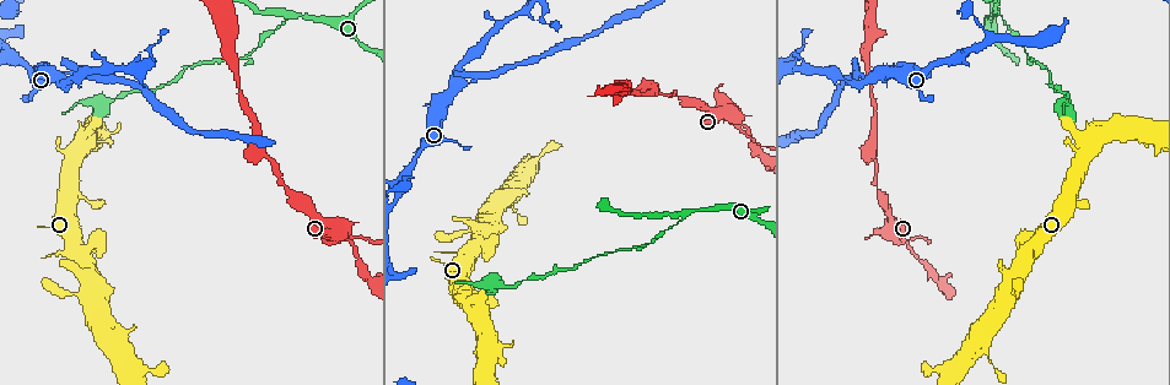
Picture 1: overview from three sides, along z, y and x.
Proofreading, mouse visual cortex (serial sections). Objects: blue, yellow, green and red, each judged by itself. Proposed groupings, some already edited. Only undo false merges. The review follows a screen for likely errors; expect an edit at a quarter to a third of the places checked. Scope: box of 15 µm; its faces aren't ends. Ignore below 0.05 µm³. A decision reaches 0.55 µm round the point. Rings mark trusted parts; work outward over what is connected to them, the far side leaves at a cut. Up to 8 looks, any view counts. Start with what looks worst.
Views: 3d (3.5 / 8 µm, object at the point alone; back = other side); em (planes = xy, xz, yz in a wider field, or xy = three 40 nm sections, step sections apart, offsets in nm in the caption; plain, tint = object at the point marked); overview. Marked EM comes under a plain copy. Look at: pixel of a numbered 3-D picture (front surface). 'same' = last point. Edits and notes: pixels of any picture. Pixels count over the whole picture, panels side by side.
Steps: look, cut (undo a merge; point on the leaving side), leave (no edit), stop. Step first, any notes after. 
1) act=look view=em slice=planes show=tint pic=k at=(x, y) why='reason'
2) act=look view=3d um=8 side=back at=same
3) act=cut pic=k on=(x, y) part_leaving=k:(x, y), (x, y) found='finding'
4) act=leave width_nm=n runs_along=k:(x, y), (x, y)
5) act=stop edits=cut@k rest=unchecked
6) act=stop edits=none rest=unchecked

act=look view=em slice=xy step=5 show=tint pic=1 at=(738, 123)

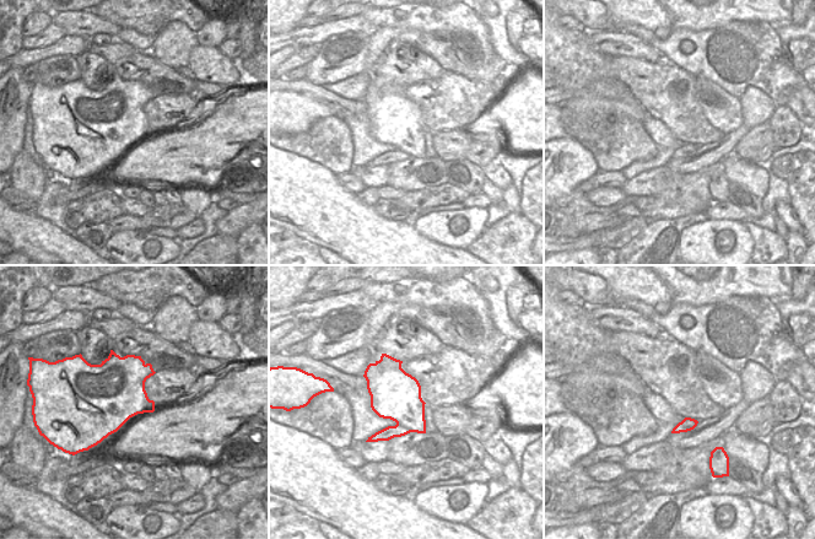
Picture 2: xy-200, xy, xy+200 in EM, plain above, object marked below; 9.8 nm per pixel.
act=look view=3d um=3.5 at=same

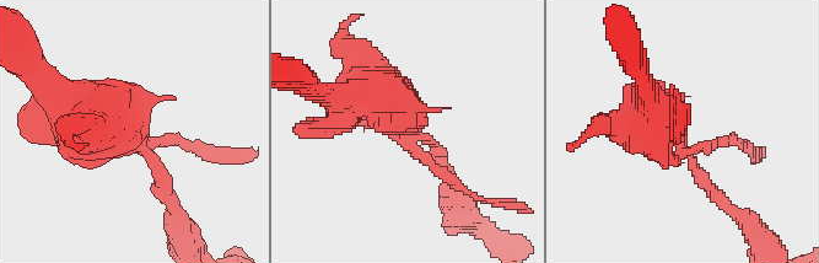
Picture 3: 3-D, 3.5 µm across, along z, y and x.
act=leave width_nm=480 runs_along=3:(68, 108), (120, 116), (168, 199) found='continuous, no second cell'

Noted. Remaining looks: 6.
act=look view=3d um=8 pic=1 at=(469, 229) why='abrupt turn'

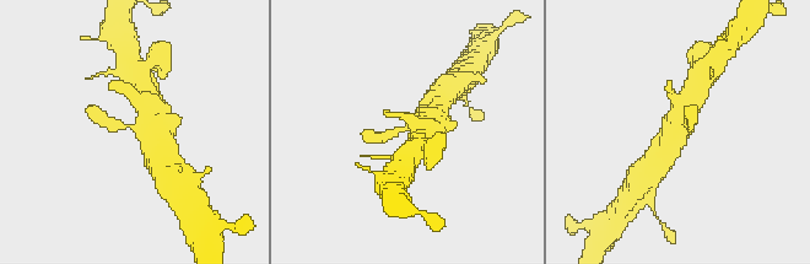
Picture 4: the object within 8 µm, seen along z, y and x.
act=look view=3d um=3.5 pic=4 at=(138, 127) why='zoom in'

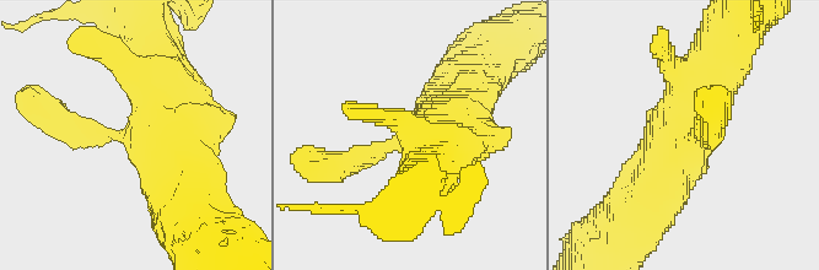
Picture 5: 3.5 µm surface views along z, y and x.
act=look view=em slice=xy step=3 show=tint pic=5 at=(688, 134) why='shape alone is not enough'

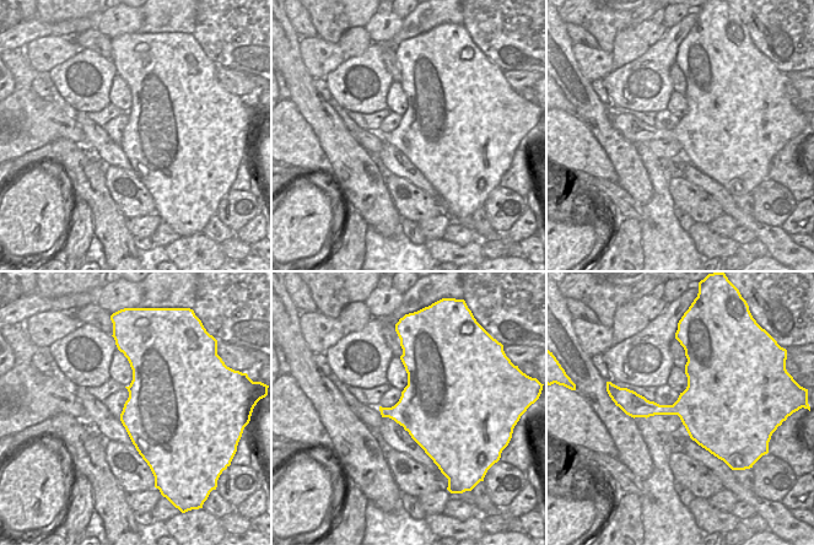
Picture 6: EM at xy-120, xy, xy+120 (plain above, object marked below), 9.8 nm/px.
act=leave width_nm=700 runs_along=5:(721, 55), (648, 195) found='one cell here'

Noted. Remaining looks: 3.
act=look view=em slice=xy step=3 show=tint pic=1 at=(964, 53) why='three arms meet'

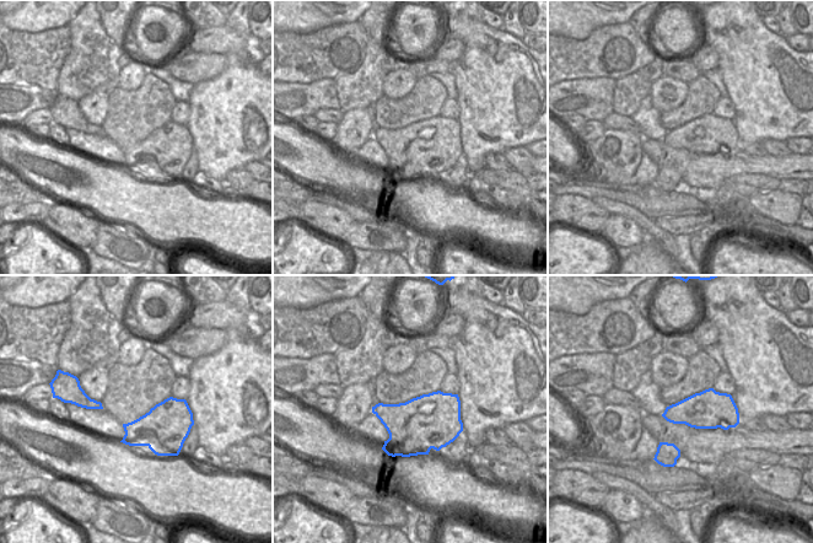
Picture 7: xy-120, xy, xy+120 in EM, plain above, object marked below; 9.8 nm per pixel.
act=look view=3d um=3.5 at=same why='see where the arms go'

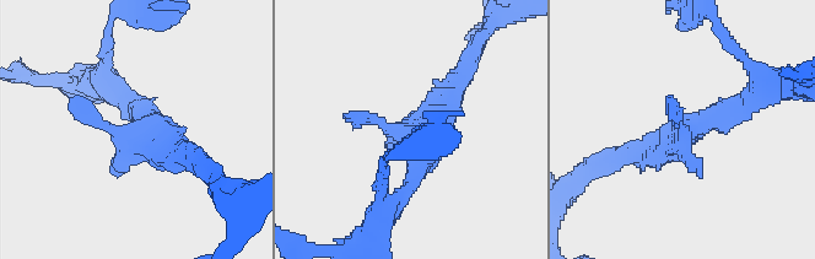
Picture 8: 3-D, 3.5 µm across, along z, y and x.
act=leave runs_along=8:(464, 76), (400, 199) found='one cell here'

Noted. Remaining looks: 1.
act=stop edits=none rest=unchecked

